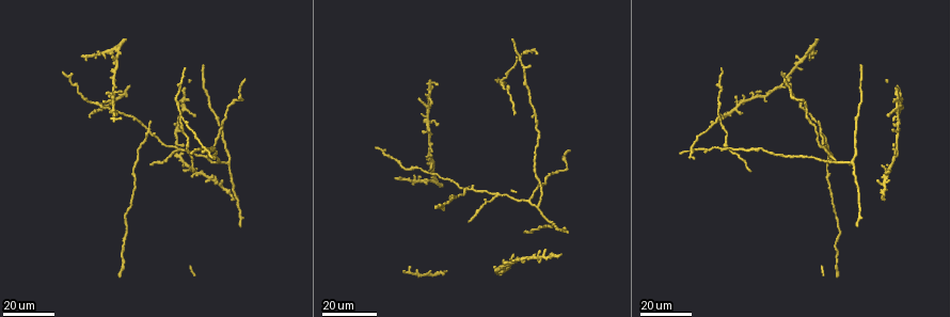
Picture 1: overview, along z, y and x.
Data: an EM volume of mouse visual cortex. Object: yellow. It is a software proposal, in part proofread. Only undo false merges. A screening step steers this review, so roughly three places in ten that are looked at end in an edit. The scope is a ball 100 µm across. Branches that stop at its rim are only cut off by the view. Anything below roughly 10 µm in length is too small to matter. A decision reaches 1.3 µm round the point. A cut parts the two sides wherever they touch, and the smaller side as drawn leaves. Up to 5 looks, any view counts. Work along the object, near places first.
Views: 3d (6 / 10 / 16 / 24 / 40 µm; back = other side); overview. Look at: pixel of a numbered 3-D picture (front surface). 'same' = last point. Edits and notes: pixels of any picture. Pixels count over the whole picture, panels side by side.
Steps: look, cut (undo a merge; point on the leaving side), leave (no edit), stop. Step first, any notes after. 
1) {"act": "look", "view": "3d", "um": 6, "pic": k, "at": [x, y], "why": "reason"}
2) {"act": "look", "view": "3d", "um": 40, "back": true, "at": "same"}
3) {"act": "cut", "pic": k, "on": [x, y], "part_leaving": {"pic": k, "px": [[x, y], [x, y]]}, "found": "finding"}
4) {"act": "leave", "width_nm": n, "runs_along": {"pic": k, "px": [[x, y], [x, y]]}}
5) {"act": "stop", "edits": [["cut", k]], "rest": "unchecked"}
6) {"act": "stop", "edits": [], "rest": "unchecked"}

{"act": "look", "view": "3d", "um": 16, "pic": 1, "at": [178, 117], "why": "side arm on a straight run"}

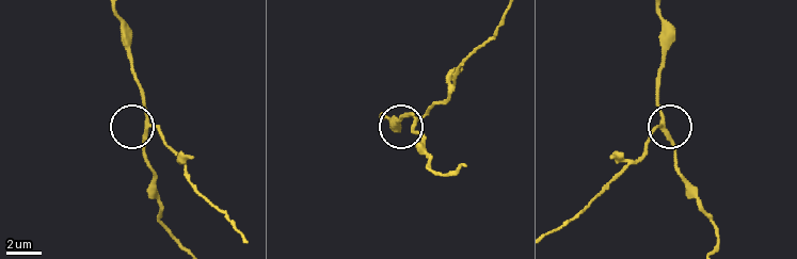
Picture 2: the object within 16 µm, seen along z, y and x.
{"act": "look", "view": "3d", "um": 10, "pic": 2, "at": [663, 125]}

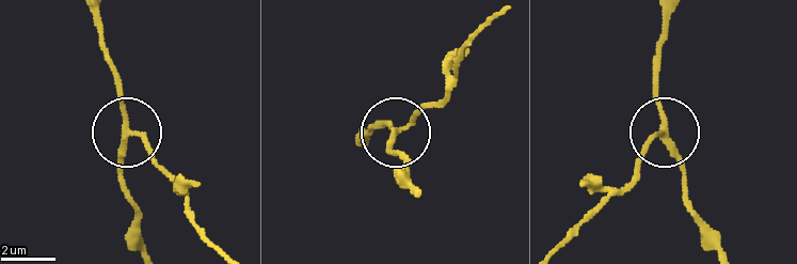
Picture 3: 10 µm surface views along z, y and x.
{"act": "cut", "pic": 3, "on": [159, 166], "part_leaving": {"pic": 3, "px": [[655, 136], [634, 174], [566, 244]]}, "found": "two neurons meet here"}

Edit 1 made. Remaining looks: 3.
{"act": "look", "view": "overview"}

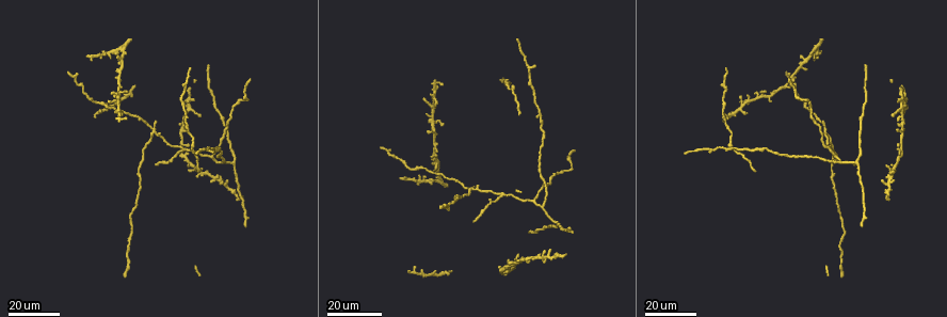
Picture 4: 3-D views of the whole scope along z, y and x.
{"act": "look", "view": "3d", "um": 16, "pic": 4, "at": [84, 88], "why": "sudden change in width"}

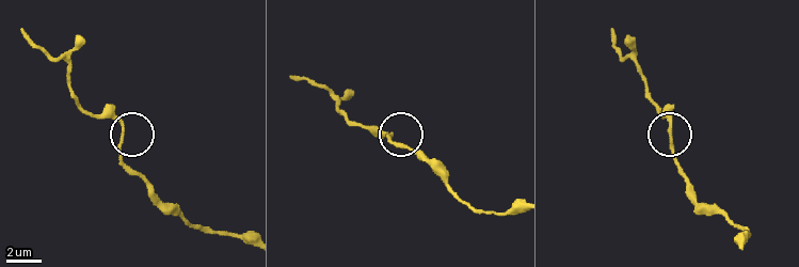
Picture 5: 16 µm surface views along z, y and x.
{"act": "look", "view": "3d", "um": 6, "pic": 5, "at": [391, 134]}

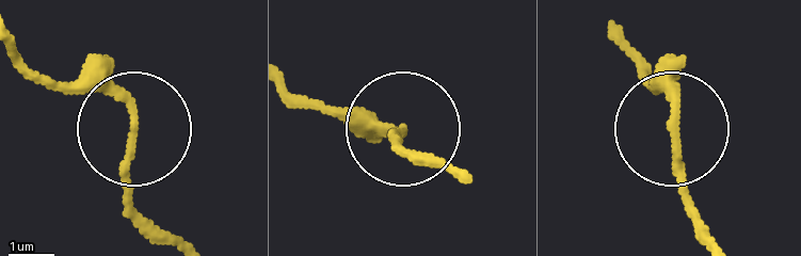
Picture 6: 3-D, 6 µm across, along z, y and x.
{"act": "leave", "runs_along": {"pic": 6, "px": [[171, 240], [129, 194], [125, 114], [22, 57]]}, "found": "one neuron here"}

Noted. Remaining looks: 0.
{"act": "stop", "edits": [["cut", 3]], "rest": "unchecked"}

